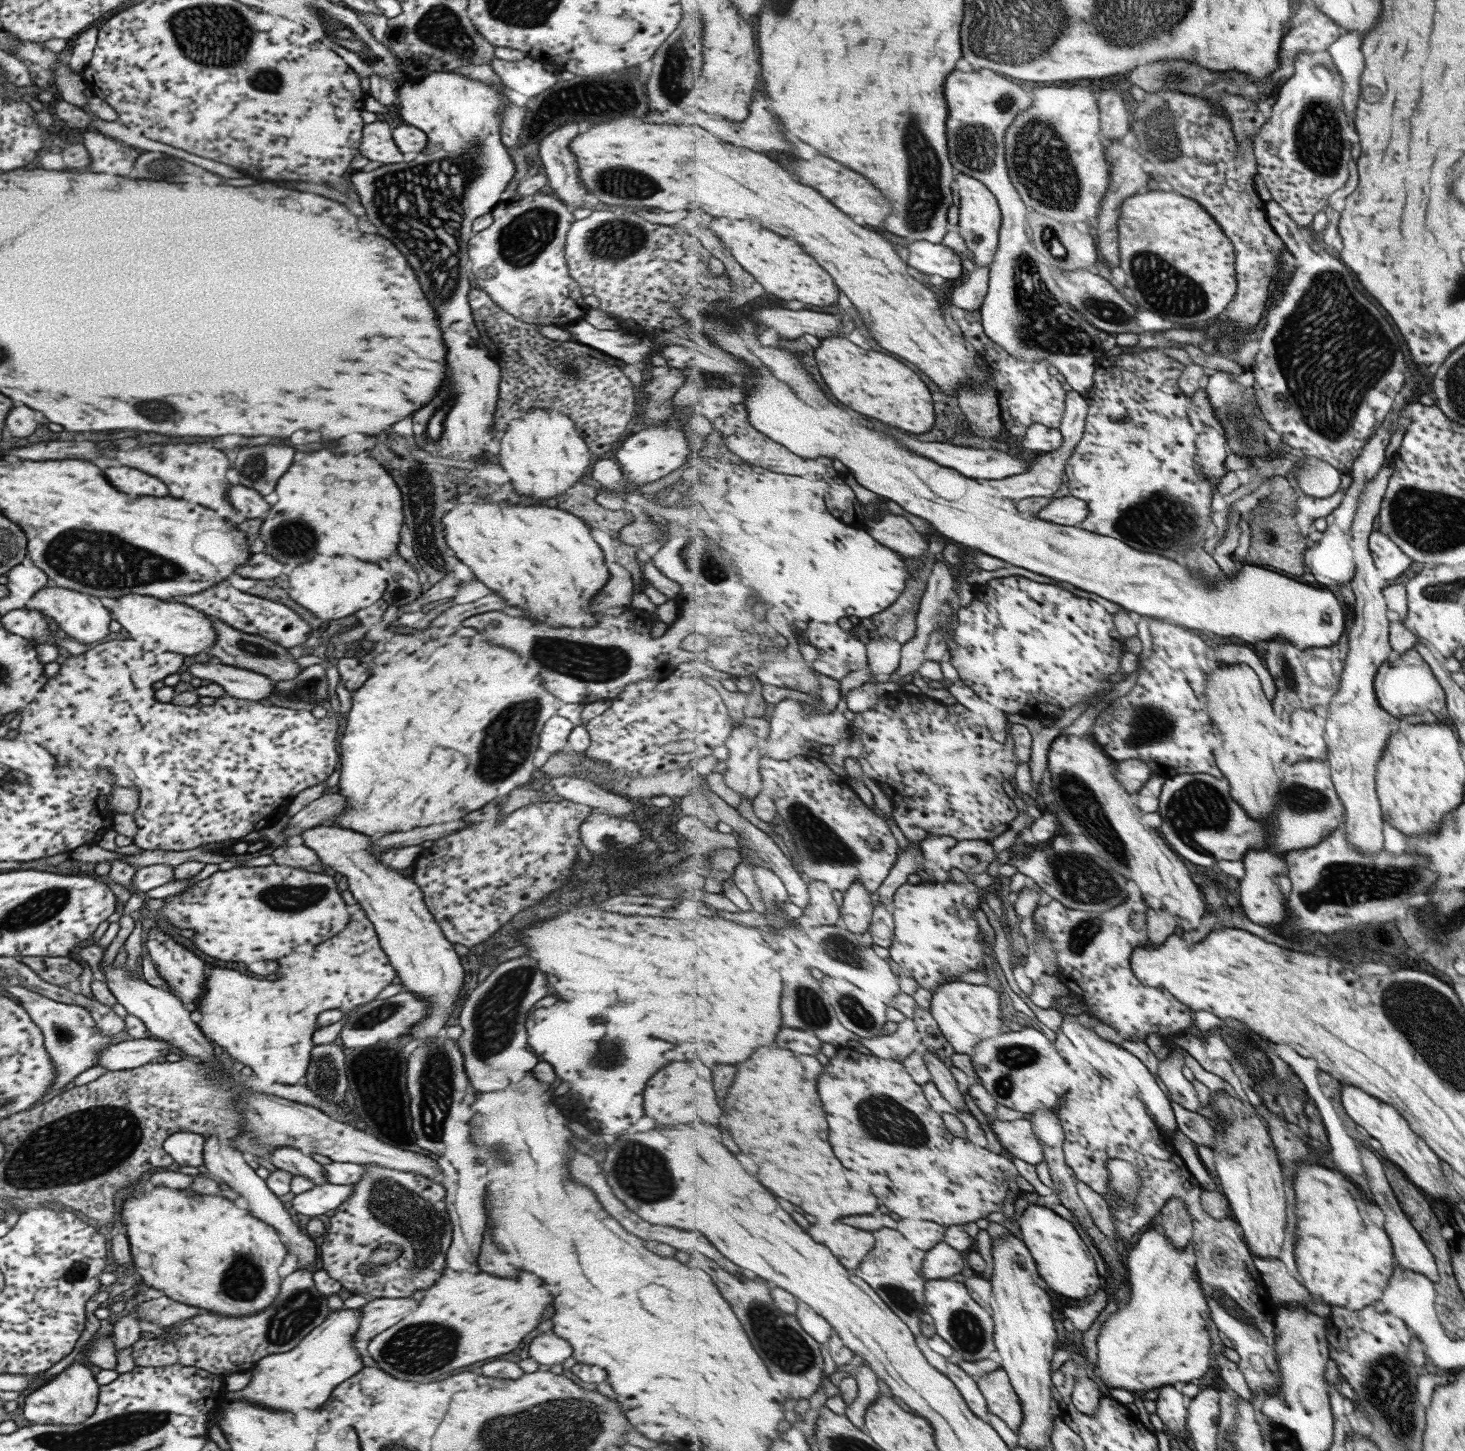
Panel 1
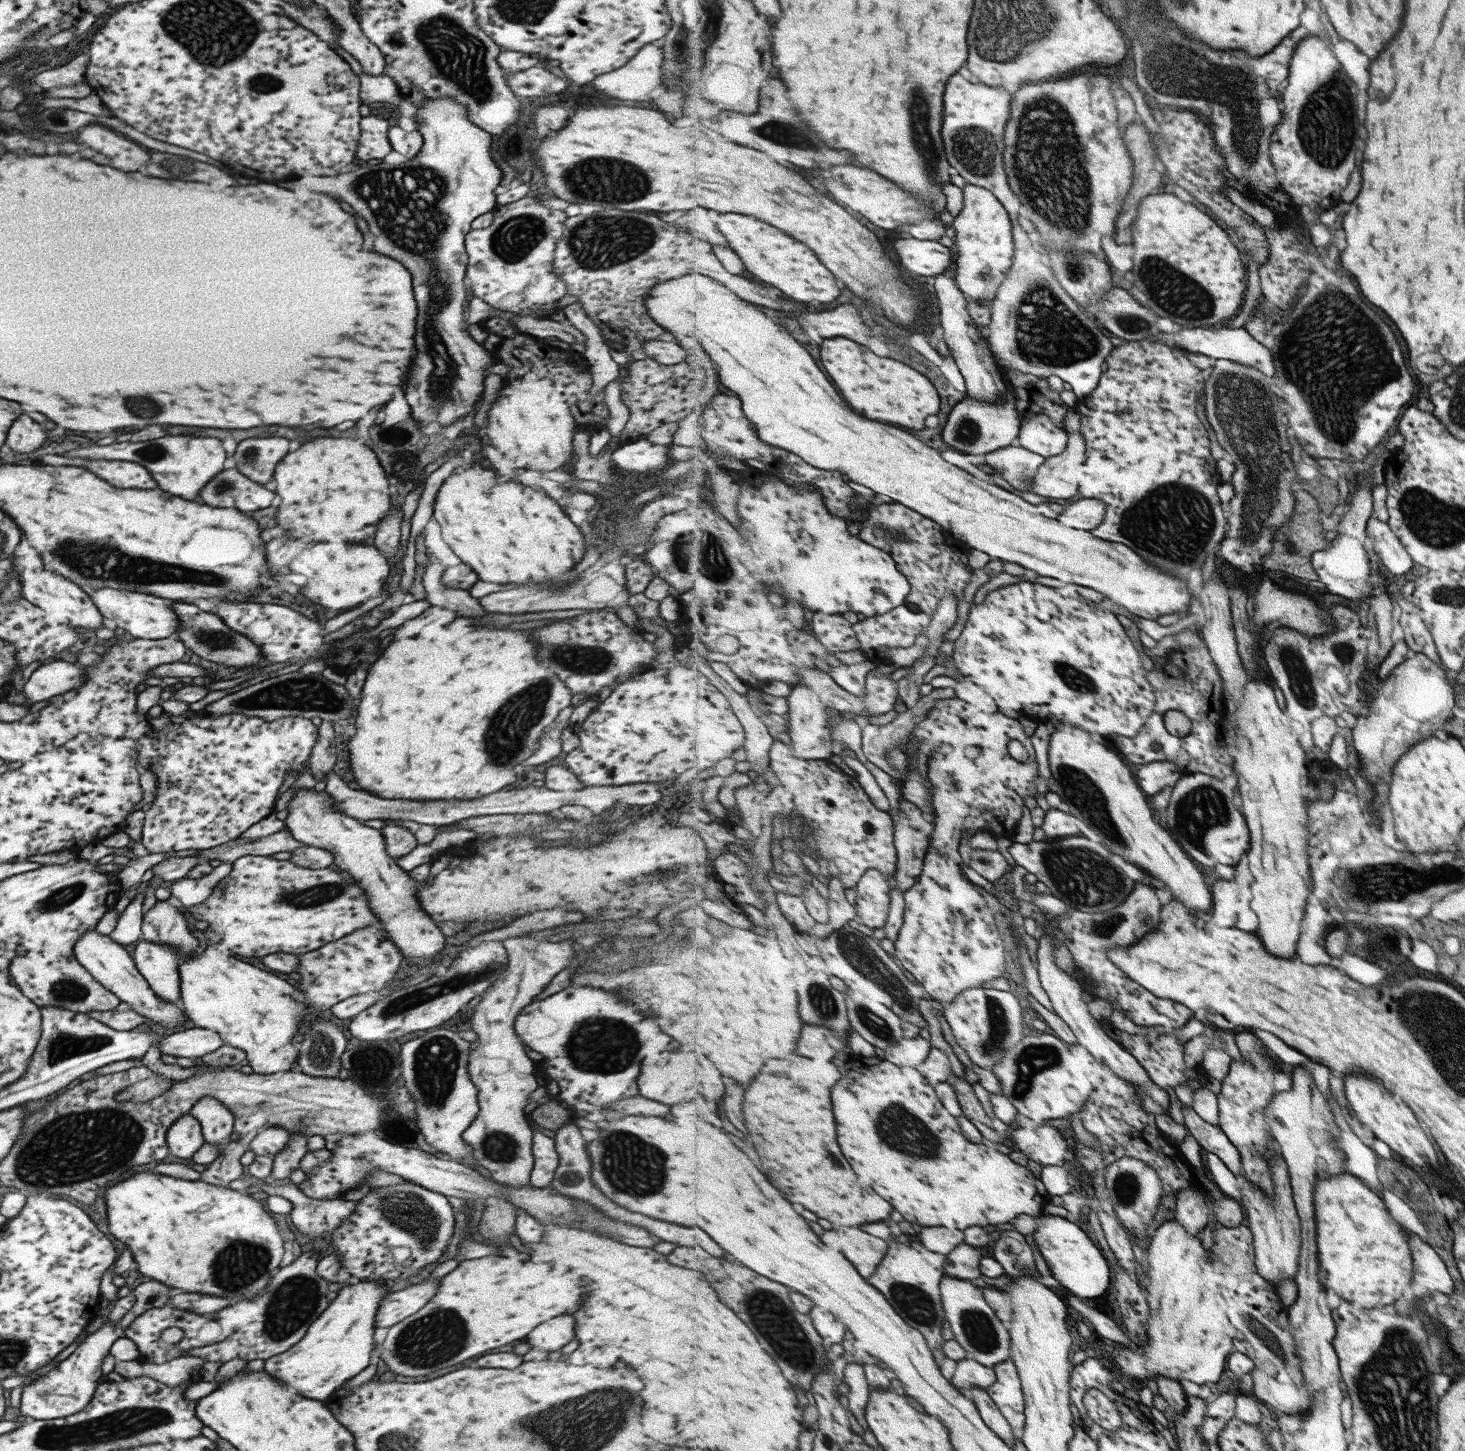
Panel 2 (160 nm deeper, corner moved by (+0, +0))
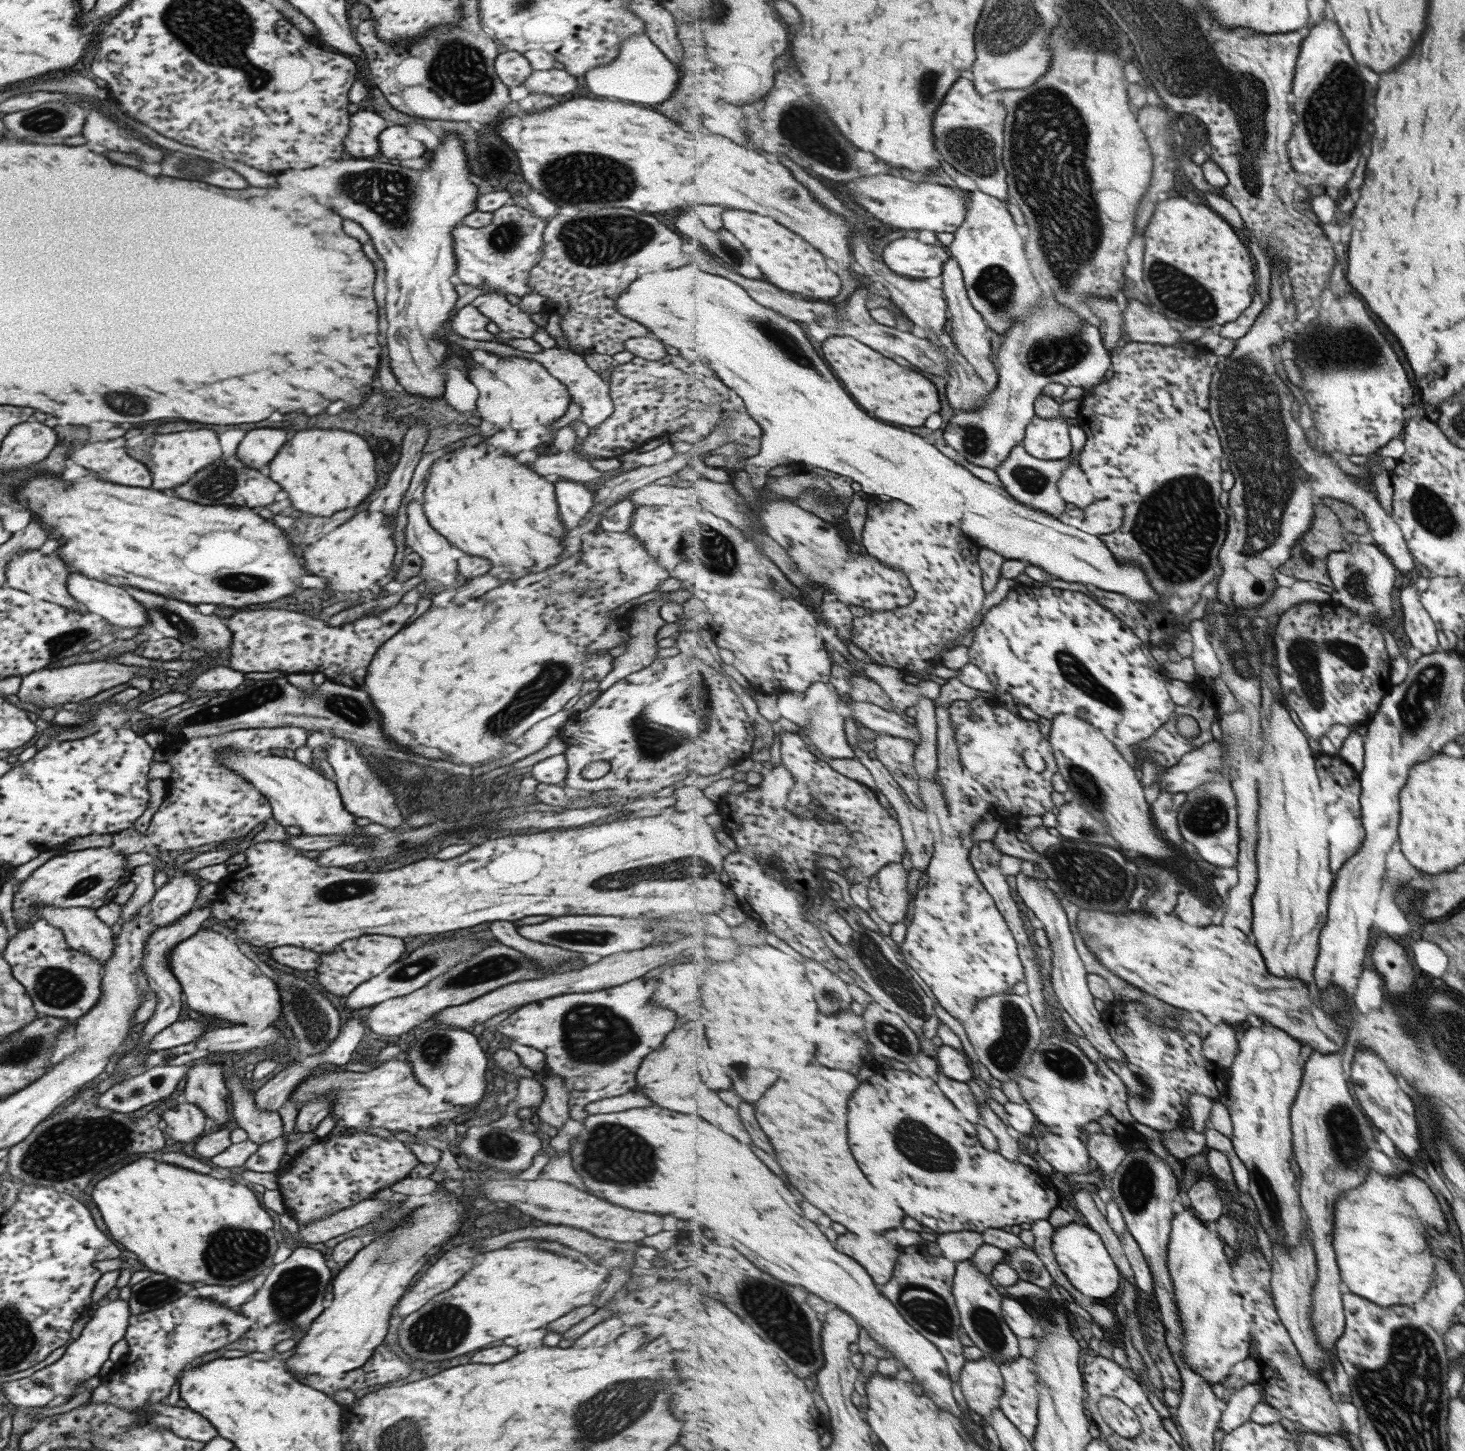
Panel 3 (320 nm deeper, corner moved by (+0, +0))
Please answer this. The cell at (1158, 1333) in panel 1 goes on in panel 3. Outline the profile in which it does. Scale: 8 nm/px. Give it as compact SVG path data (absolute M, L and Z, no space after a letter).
M1188 1208L1176 1214L1173 1219L1173 1230L1169 1249L1170 1271L1176 1286L1178 1307L1182 1314L1182 1323L1186 1330L1186 1342L1184 1353L1186 1361L1200 1375L1203 1375L1211 1384L1223 1383L1231 1368L1237 1362L1244 1362L1251 1354L1251 1328L1249 1322L1245 1320L1245 1310L1241 1296L1235 1294L1231 1284L1235 1284L1233 1278L1233 1266L1225 1254L1225 1240L1219 1234L1219 1230L1214 1228L1210 1222L1205 1222L1201 1215L1193 1209Z

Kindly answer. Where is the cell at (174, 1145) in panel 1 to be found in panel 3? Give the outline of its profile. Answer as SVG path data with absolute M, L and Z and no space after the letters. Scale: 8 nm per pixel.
M183 1099L166 1108L160 1118L165 1124L162 1132L175 1142L189 1142L205 1130L203 1111Z

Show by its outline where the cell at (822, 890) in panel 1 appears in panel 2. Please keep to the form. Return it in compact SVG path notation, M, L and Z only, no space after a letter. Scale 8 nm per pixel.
M833 877L831 878L829 887L829 910L830 910L830 921L827 924L816 921L815 928L811 934L817 934L818 936L823 936L827 938L833 932L839 930L839 928L845 928L845 926L855 924L859 920L857 907L845 896L846 886L843 884L841 878Z

